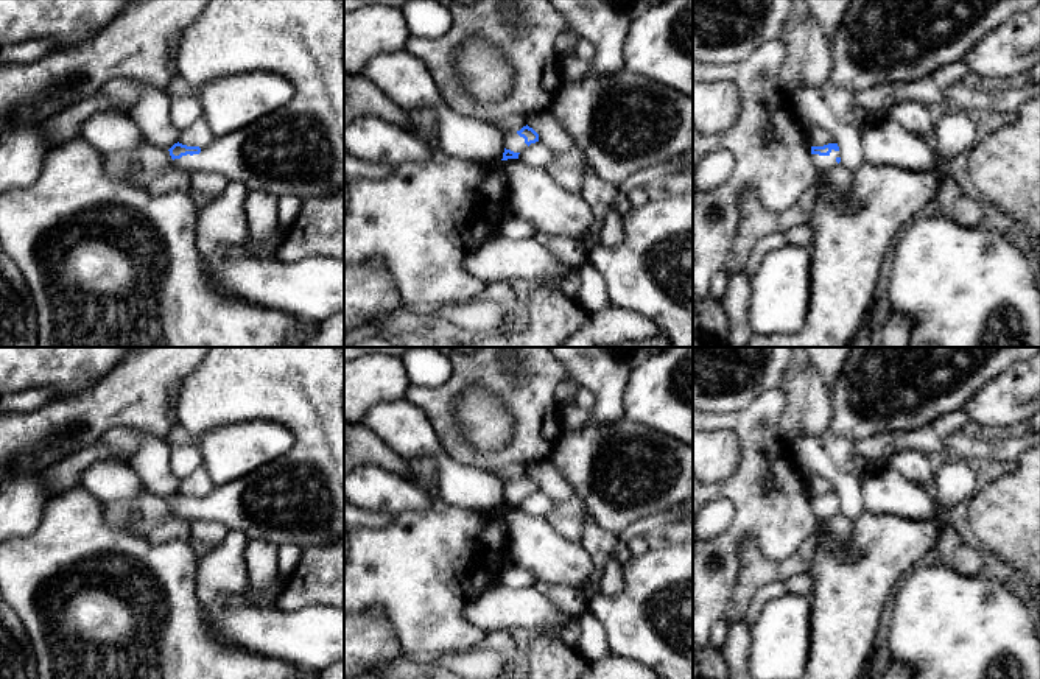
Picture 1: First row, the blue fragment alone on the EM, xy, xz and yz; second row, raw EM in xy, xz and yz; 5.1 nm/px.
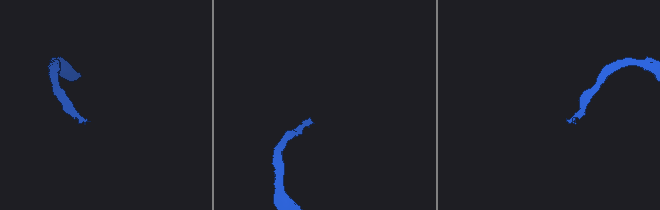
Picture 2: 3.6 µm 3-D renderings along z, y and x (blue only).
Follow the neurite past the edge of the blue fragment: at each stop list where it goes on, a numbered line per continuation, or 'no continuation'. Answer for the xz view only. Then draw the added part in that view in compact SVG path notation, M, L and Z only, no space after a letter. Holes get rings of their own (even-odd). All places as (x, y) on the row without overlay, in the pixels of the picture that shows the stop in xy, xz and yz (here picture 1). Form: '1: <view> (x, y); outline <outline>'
1: xz (514, 491); outline M512 481L504 484L504 497L514 501L523 501L528 494L525 492L523 486L520 486L517 481Z

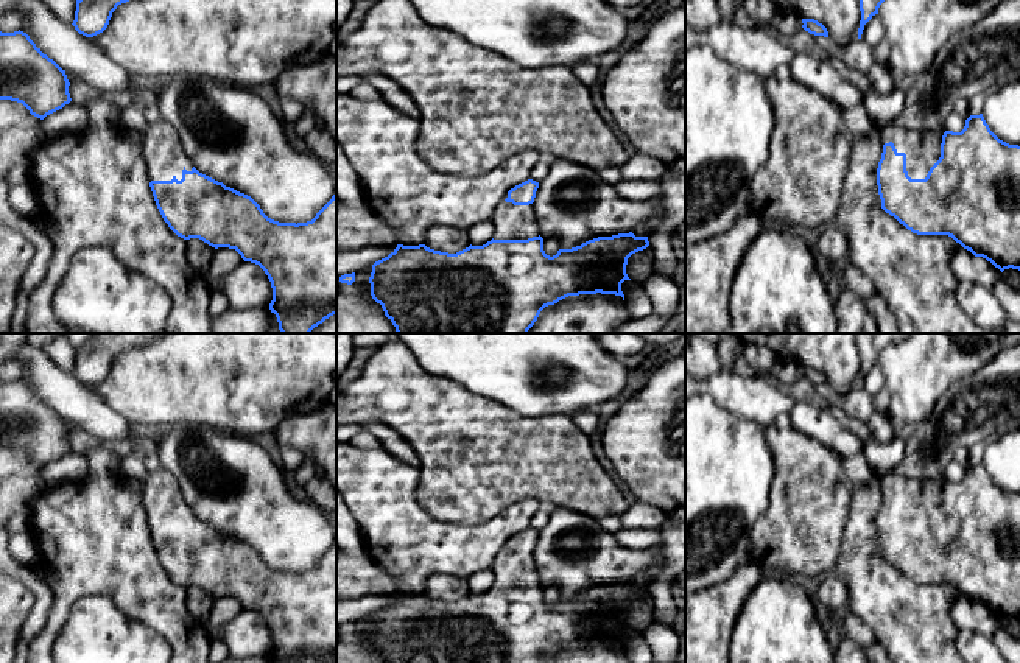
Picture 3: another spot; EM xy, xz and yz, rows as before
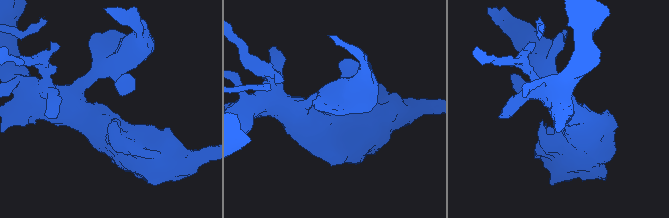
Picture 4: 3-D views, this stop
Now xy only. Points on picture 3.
1: xy (162, 498); outline M160 465L145 478L143 506L149 531L171 529L173 526L181 529L182 518L192 520L193 517L193 510L184 501L179 482Z

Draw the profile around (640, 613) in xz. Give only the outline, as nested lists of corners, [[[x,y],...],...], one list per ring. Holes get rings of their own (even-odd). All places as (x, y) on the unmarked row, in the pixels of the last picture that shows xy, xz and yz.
[[[648,595],[628,607],[626,623],[631,629],[643,632],[654,621],[652,599]]]

